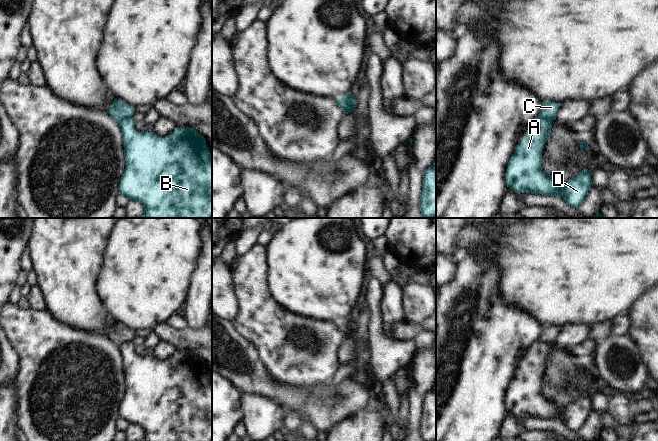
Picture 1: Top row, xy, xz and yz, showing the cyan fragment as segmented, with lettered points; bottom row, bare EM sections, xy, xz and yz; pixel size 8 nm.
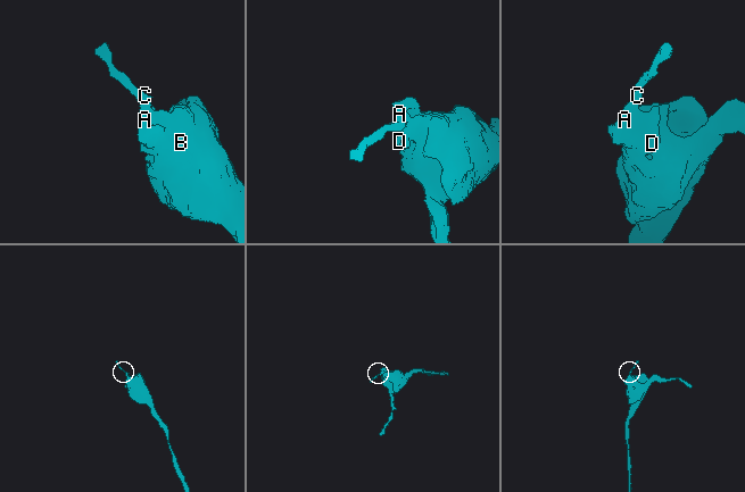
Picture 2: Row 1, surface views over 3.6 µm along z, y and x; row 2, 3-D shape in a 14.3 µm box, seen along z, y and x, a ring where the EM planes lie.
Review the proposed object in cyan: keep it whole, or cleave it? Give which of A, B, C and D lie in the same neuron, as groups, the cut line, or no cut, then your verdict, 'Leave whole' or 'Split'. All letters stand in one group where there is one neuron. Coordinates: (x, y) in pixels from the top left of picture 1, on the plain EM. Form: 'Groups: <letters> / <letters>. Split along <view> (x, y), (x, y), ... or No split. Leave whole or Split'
Groups: A B D / C. Split along xy (131, 341), (123, 341), (117, 345). Split.

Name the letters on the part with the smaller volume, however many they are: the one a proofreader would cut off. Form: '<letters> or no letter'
C.

